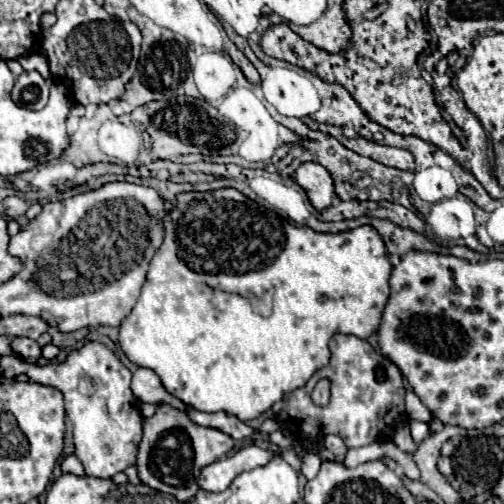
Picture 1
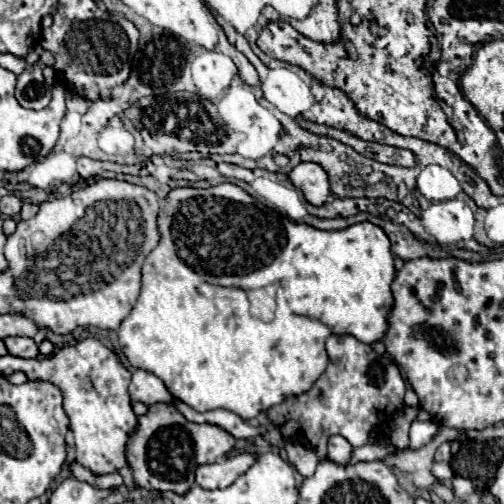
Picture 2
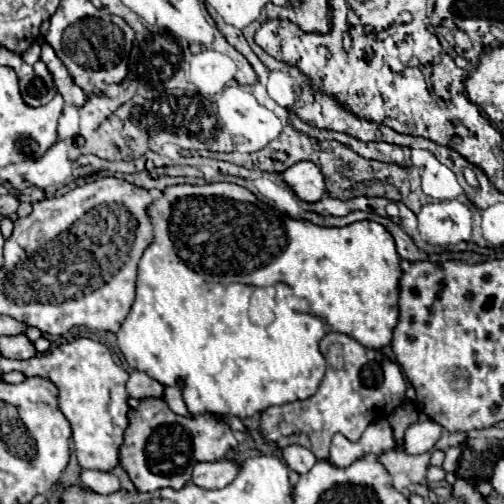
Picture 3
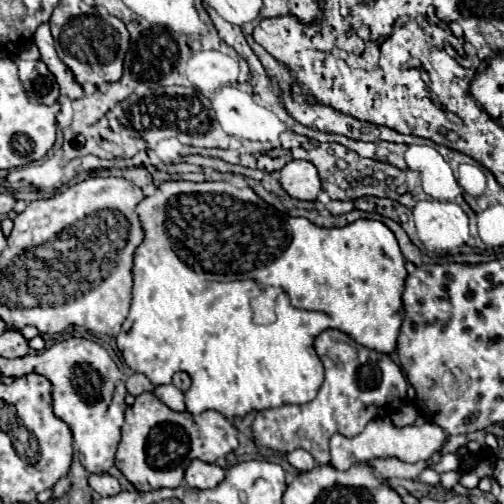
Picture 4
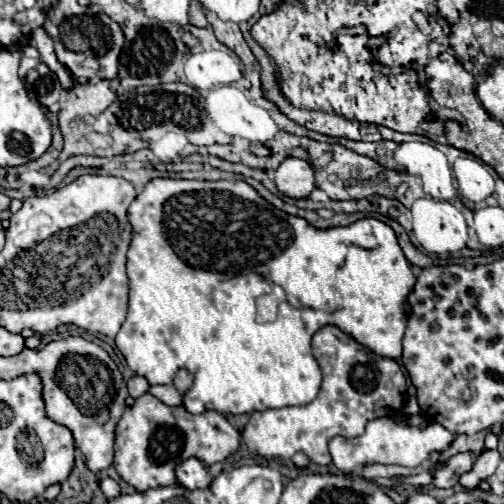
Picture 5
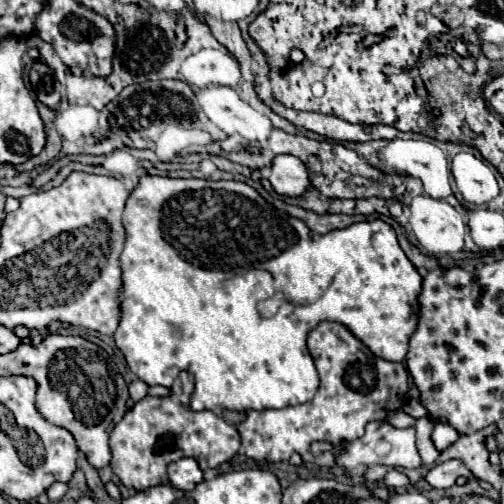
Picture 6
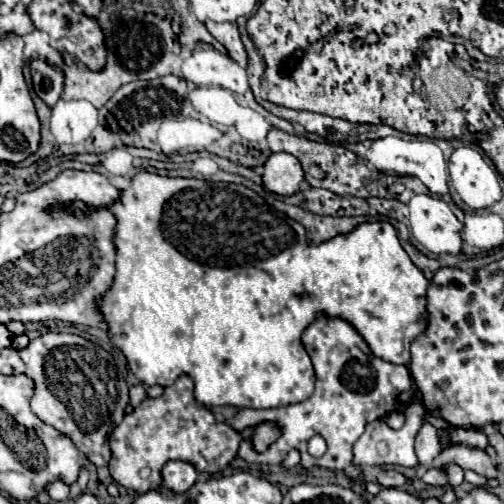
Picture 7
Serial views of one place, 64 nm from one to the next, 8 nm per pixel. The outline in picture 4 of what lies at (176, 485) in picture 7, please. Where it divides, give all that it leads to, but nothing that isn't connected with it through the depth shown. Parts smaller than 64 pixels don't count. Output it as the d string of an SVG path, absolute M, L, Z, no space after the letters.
M192 460L188 468L184 470L184 482L190 488L206 490L206 488L216 488L224 478L224 468L202 462L202 460Z

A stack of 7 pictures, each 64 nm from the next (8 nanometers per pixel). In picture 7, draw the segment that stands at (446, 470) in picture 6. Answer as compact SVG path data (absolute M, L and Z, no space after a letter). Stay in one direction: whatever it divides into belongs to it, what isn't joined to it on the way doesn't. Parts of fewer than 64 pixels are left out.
M430 468L426 470L426 474L420 478L424 484L430 484L430 486L446 486L448 480L446 480L446 474L440 470L440 468Z

